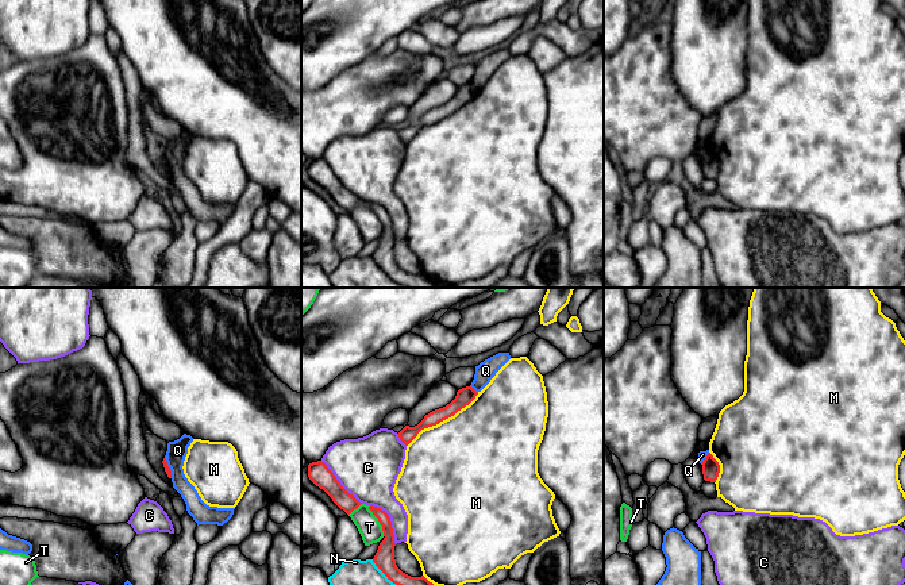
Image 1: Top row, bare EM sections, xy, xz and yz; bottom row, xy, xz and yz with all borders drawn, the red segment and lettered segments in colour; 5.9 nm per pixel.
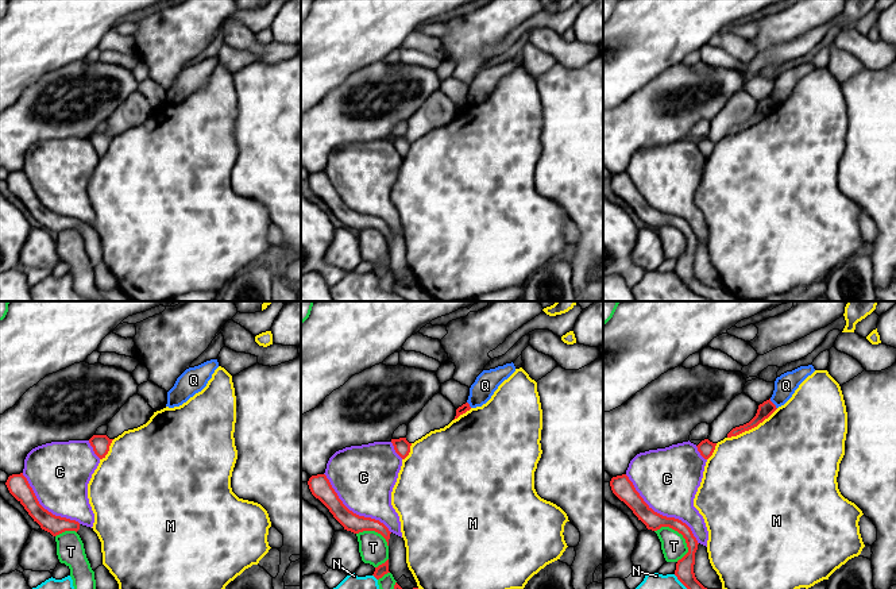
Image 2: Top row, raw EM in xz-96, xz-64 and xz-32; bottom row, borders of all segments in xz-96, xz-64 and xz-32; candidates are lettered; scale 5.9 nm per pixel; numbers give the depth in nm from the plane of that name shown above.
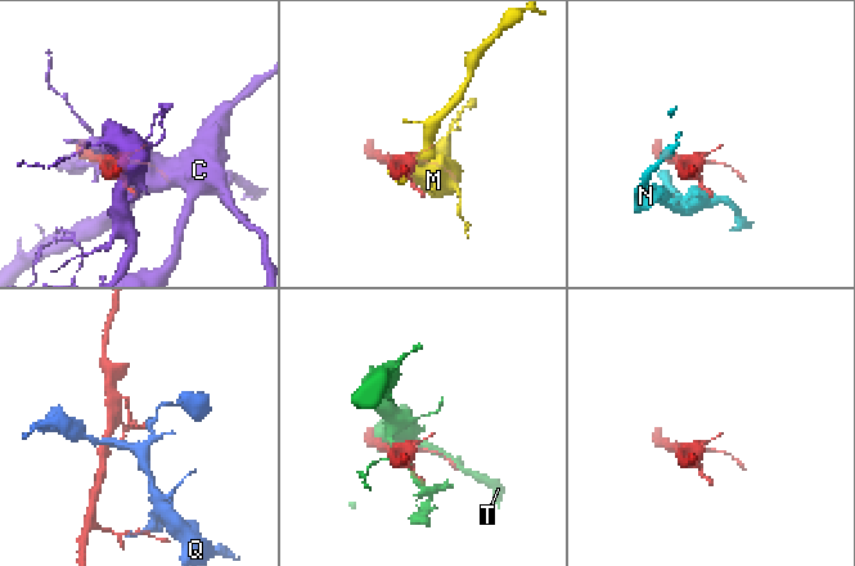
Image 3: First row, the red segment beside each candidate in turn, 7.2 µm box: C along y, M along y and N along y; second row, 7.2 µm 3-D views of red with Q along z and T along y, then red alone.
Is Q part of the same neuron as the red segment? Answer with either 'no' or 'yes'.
no

